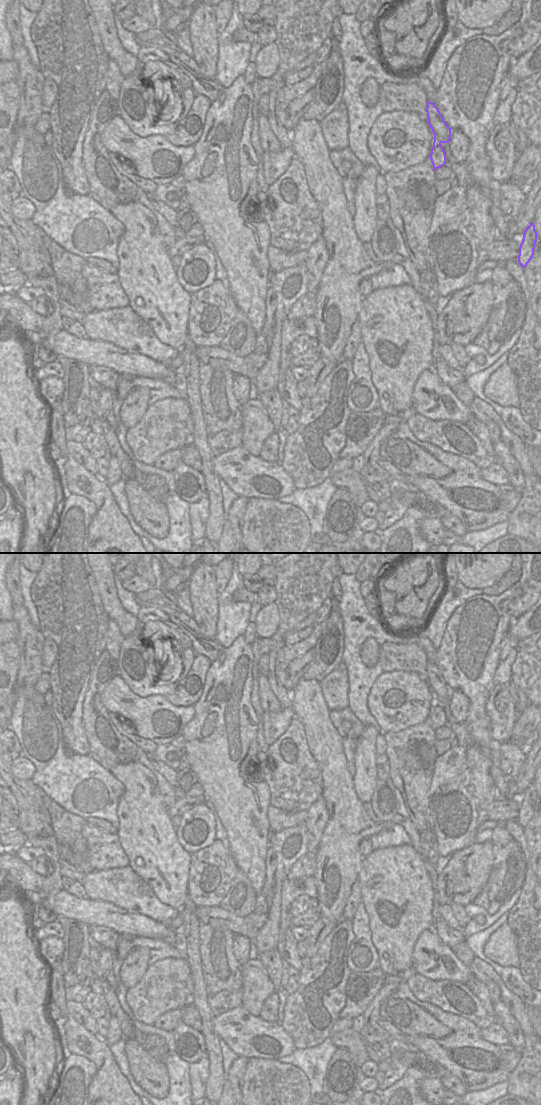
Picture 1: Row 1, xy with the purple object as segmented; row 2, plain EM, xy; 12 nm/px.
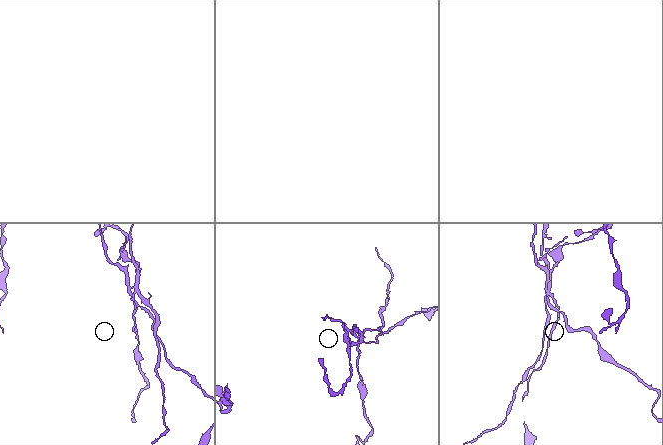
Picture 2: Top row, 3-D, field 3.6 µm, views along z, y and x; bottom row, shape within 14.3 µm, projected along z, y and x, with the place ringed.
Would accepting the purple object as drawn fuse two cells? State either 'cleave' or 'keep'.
cleave

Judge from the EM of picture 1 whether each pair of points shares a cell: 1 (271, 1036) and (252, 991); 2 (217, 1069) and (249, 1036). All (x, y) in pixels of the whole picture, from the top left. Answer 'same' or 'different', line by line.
1: different
2: different

